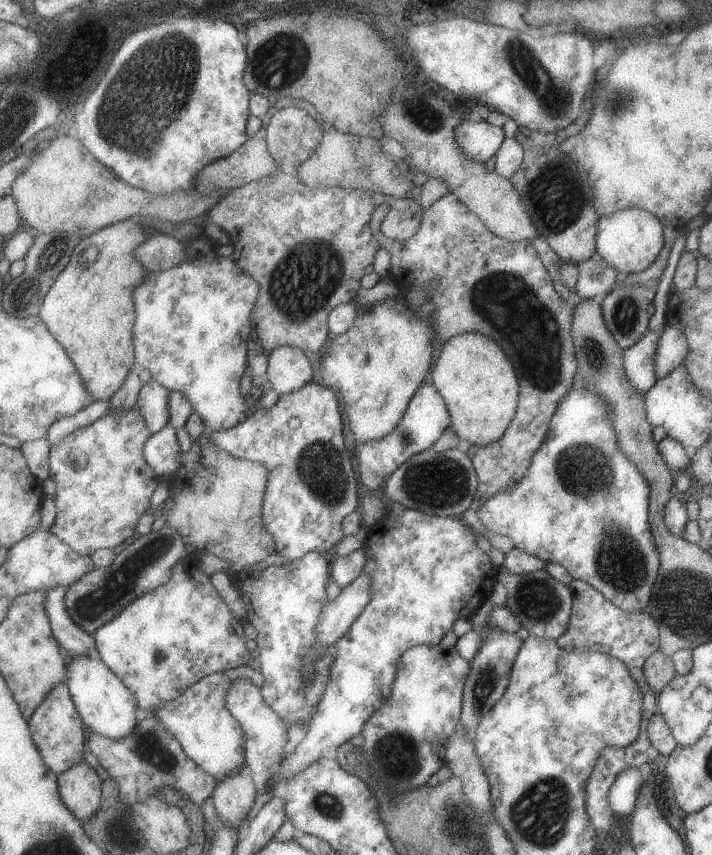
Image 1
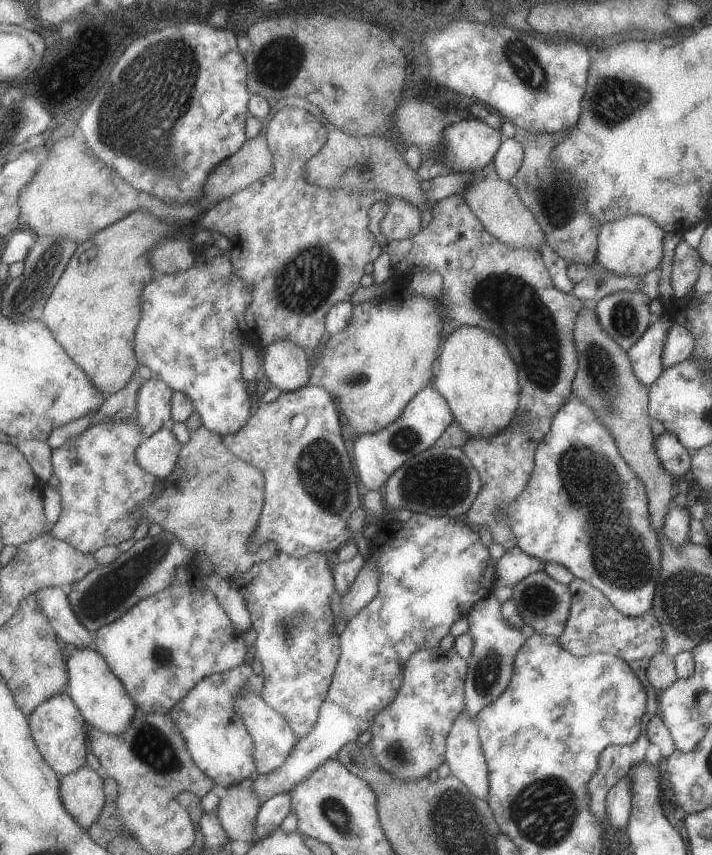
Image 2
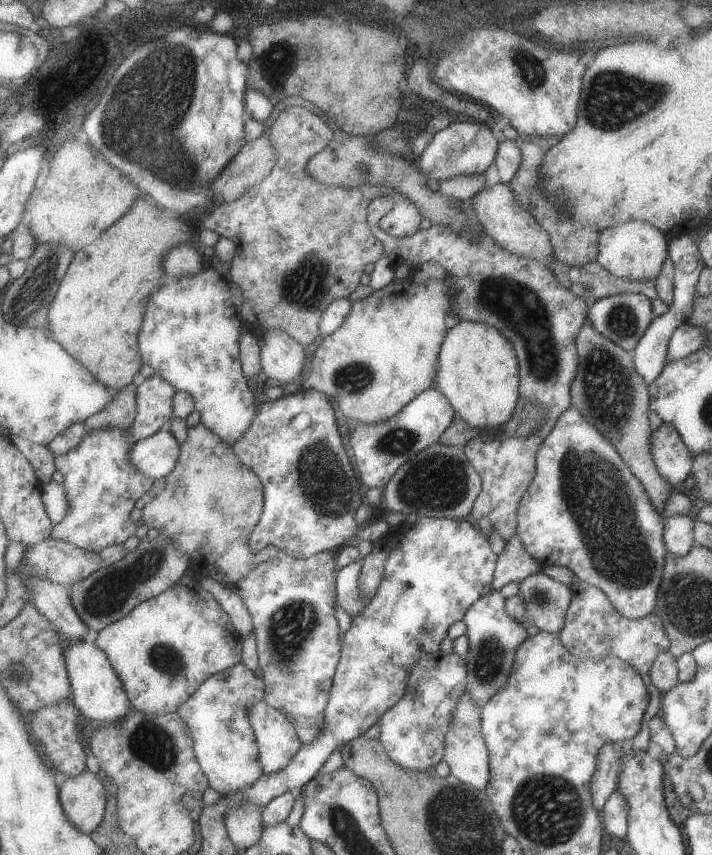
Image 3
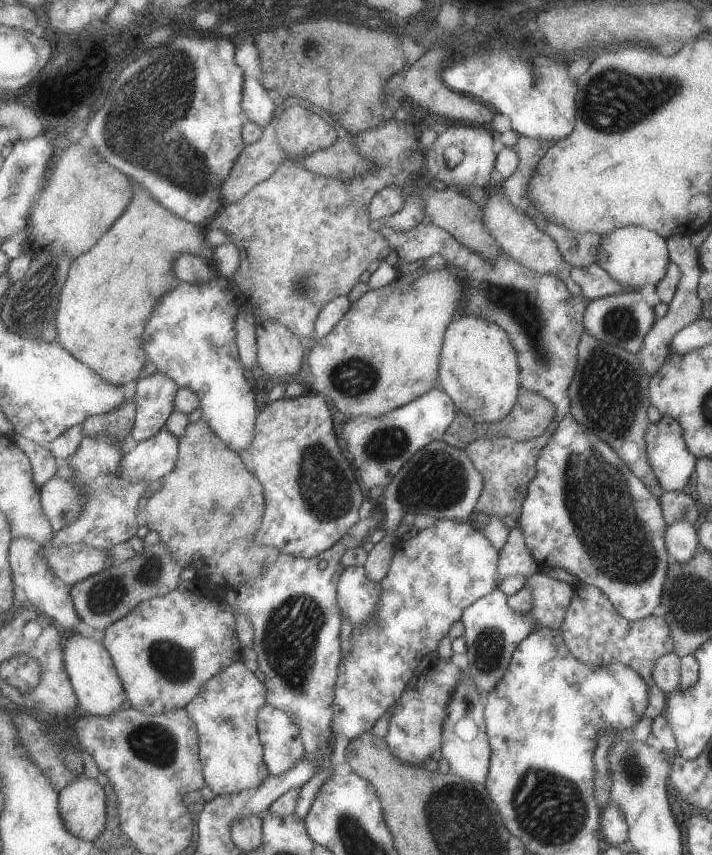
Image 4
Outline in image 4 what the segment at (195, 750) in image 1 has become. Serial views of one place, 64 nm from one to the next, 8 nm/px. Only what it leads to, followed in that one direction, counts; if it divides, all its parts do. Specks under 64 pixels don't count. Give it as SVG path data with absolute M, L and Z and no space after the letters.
M243 662L233 664L211 678L203 692L185 708L191 712L201 734L201 758L207 786L215 796L231 796L261 788L273 774L265 760L259 730L259 714L269 704L269 688Z

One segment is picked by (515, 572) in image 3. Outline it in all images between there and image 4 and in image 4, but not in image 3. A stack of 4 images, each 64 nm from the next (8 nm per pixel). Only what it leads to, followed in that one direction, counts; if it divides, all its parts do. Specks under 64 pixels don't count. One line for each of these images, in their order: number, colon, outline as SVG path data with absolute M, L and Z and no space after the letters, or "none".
4: M513 528L509 542L501 552L501 564L499 564L499 582L503 584L511 576L525 576L531 578L541 572L539 560L533 556L531 548L527 546L527 538L523 534L523 528Z

